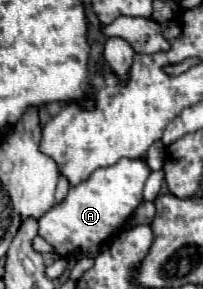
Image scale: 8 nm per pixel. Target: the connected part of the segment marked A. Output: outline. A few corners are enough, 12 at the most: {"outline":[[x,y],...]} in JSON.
{"outline":[[144,160],[98,168],[40,218],[60,256],[98,254],[142,202]]}

